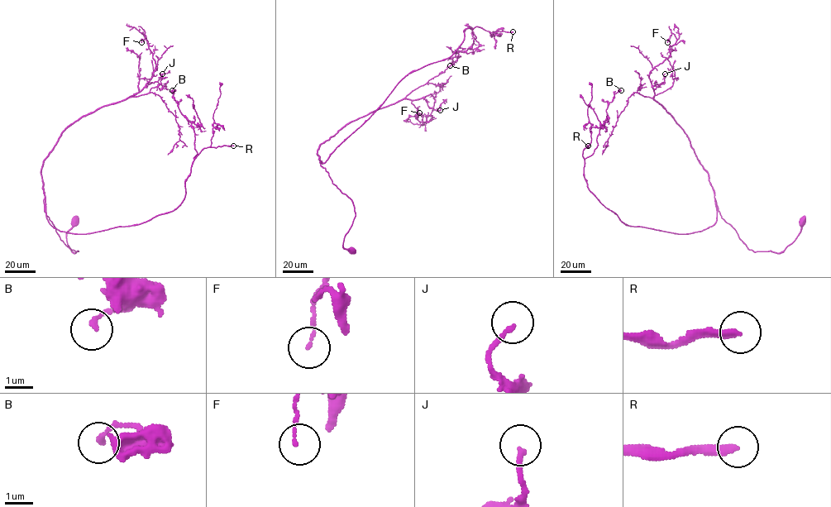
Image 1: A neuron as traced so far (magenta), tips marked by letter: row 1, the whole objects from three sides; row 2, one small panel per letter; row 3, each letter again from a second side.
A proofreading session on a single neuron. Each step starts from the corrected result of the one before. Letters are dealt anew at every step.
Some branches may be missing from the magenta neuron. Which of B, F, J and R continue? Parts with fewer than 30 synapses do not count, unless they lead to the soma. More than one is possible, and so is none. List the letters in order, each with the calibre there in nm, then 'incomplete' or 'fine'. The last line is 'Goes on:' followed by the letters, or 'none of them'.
B: 170 nm thick; fine
F: 110 nm thick; fine
J: 170 nm thick; fine
R: 280 nm thick; incomplete
Goes on: R

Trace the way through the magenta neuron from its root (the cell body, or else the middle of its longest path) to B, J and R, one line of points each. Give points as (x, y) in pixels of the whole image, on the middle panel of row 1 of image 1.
B: (351, 250), (343, 242), (353, 202), (320, 162), (407, 75), (448, 58), (472, 28), (474, 43), (450, 65)
J: (351, 250), (343, 242), (354, 204), (321, 165), (318, 148), (350, 122), (403, 99), (423, 98), (440, 110)
R: (351, 250), (343, 242), (355, 215), (353, 202), (320, 162), (407, 75), (448, 58), (465, 28), (513, 31)

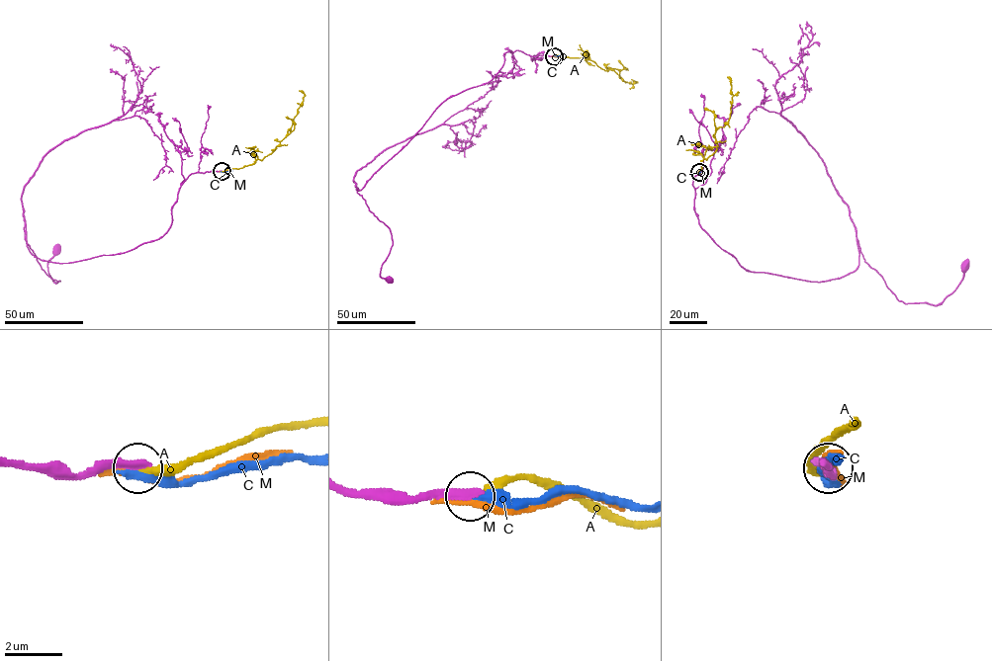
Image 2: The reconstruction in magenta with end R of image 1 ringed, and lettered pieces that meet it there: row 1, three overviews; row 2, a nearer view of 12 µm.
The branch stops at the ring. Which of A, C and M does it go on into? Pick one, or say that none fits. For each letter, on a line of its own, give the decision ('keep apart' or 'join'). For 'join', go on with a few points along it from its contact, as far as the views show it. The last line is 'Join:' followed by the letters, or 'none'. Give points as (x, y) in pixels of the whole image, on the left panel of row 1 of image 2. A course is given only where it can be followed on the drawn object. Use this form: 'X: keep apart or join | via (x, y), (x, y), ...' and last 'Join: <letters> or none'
A: join | via (222, 171), (252, 164), (272, 152), (287, 134), (303, 100), (305, 95), (299, 90)
C: keep apart
M: keep apart
Join: A

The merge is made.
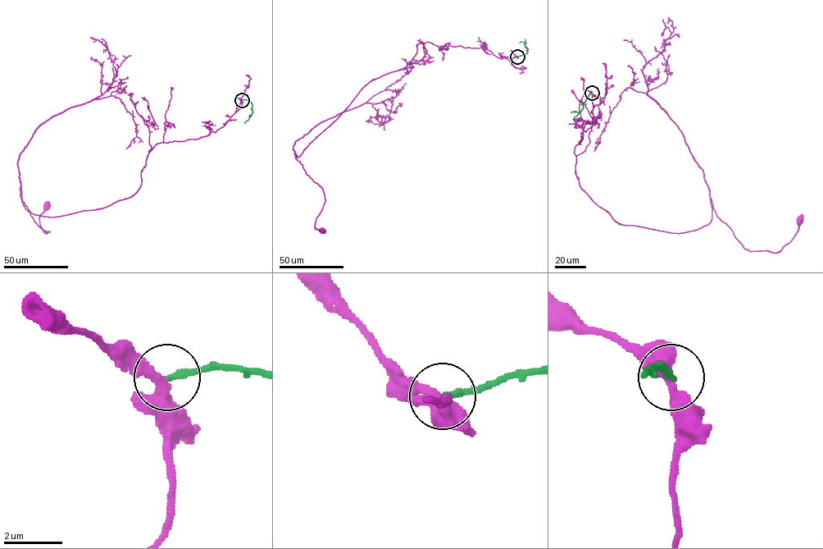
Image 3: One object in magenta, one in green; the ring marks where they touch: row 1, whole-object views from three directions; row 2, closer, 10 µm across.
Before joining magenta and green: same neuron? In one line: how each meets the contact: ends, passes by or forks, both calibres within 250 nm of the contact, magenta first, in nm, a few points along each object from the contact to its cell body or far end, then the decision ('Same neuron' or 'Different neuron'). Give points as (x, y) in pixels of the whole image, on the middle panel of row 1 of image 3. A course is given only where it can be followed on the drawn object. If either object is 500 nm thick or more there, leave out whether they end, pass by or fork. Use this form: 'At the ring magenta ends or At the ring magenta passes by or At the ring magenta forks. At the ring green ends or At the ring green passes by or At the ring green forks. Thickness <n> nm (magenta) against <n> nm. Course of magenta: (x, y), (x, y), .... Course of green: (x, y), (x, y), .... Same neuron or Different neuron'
At the ring magenta passes by. At the ring green ends. Thickness 360 nm (magenta) against 200 nm. Course of magenta: (517, 56), (419, 43), (403, 68), (368, 82), (295, 156), (324, 194), (315, 227), (321, 231). Course of green: (517, 56), (527, 52), (522, 42), (519, 43). Different neuron

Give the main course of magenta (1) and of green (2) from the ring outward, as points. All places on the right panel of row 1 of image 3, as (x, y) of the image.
1: (591, 93), (575, 174), (618, 223), (694, 231), (710, 221), (711, 197), (745, 249), (774, 252), (800, 220)
2: (591, 93), (583, 104), (583, 108), (574, 118), (575, 120)

